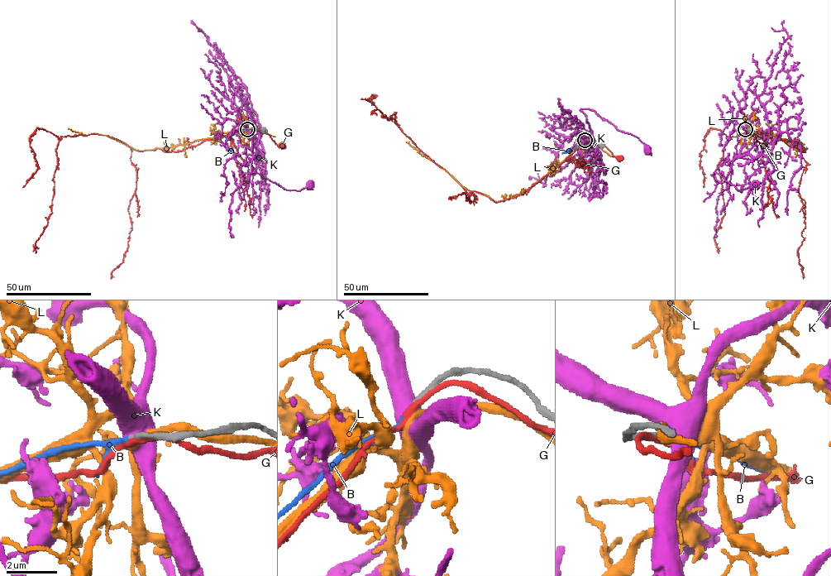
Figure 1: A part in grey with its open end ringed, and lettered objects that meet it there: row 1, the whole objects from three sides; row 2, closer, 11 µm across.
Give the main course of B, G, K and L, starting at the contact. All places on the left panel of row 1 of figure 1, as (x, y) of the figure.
B: (247, 128), (227, 139), (226, 146), (231, 150)
G: (247, 128), (266, 133), (280, 147), (282, 146)
K: (247, 128), (252, 156), (251, 172), (246, 181), (242, 175), (255, 173), (288, 189), (300, 190), (310, 185)
L: (247, 128), (217, 133), (212, 137), (169, 147), (137, 150), (105, 135), (84, 135), (68, 128)

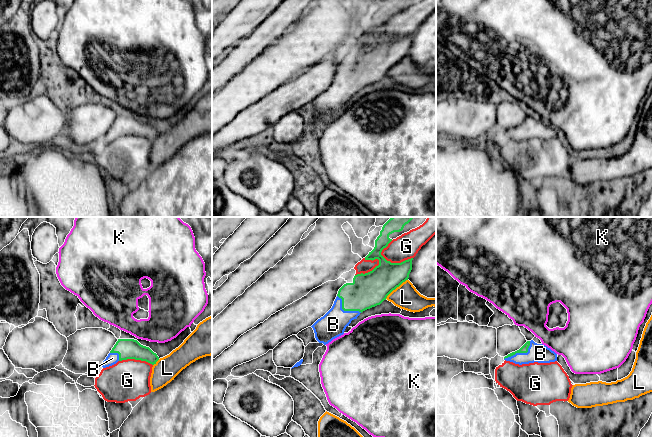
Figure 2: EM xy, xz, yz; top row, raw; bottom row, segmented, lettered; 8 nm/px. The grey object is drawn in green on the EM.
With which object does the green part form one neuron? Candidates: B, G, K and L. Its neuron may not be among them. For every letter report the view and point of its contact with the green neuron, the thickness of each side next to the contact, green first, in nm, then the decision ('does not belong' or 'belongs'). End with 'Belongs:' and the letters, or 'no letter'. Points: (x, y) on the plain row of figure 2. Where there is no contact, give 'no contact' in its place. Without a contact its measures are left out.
B: yz (520, 128) | 60/150 nm | belongs
G: xz (396, 39) | 240/200 nm | does not belong
K: no contact | does not belong
L: xz (396, 63) | 280/200 nm | does not belong
Belongs: B

